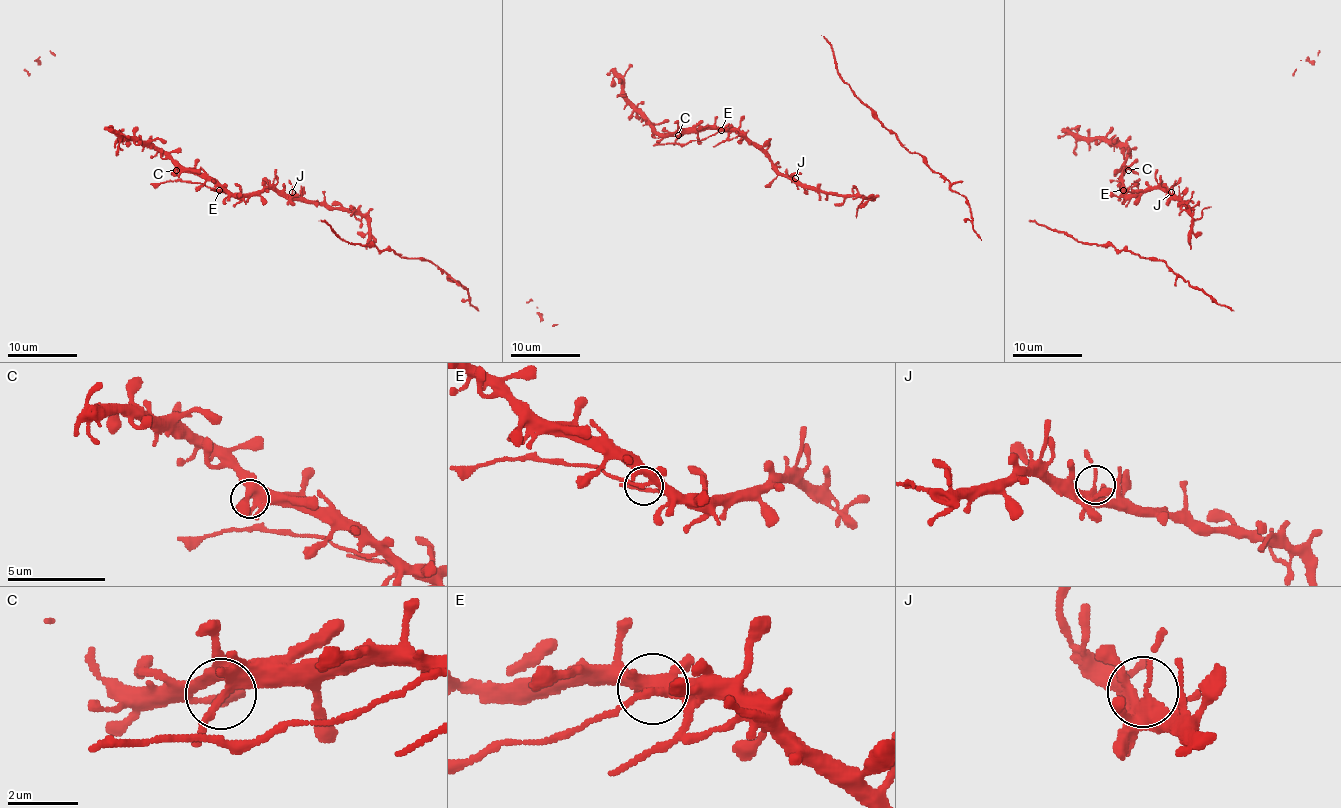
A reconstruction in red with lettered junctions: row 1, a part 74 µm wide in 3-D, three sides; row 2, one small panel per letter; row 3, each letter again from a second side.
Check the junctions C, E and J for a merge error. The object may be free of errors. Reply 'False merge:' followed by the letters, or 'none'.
False merge: E

